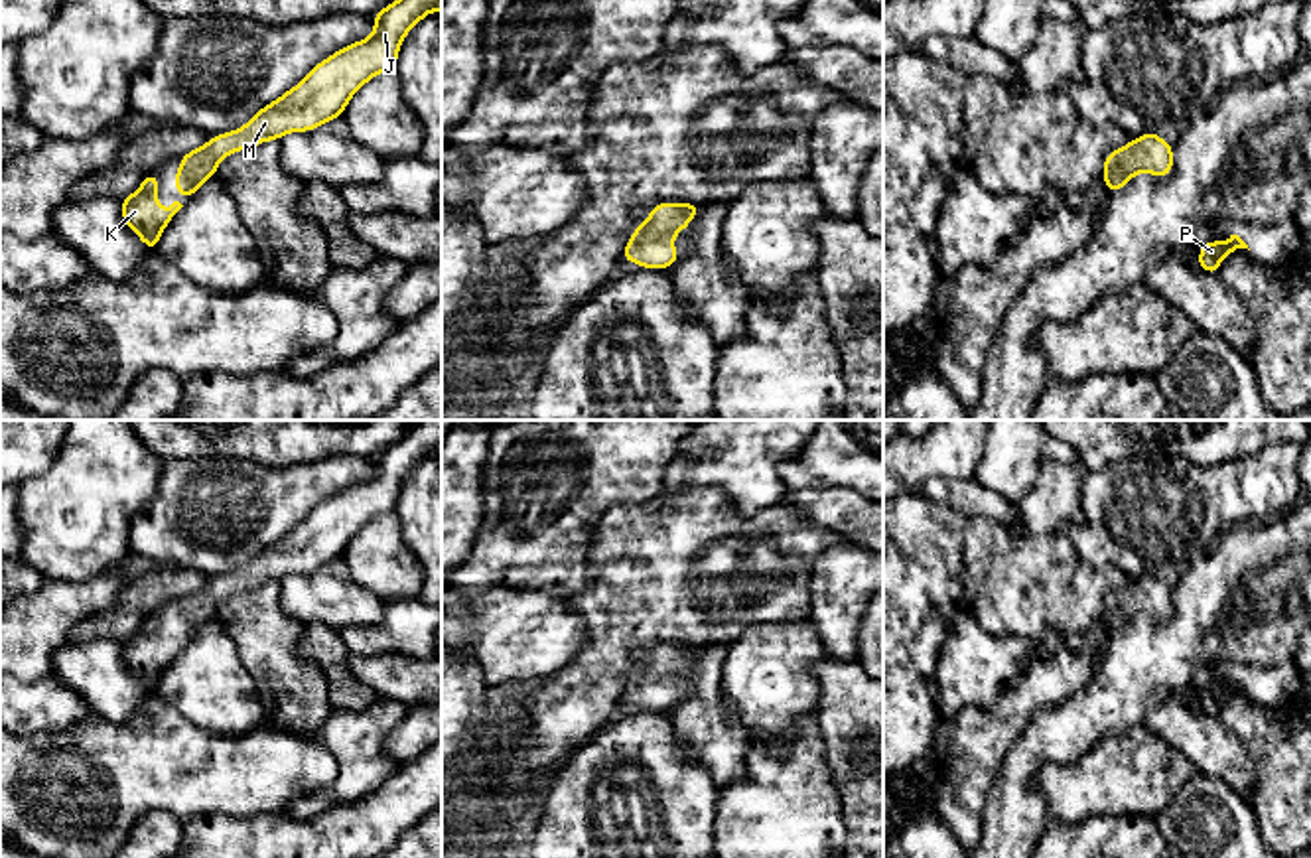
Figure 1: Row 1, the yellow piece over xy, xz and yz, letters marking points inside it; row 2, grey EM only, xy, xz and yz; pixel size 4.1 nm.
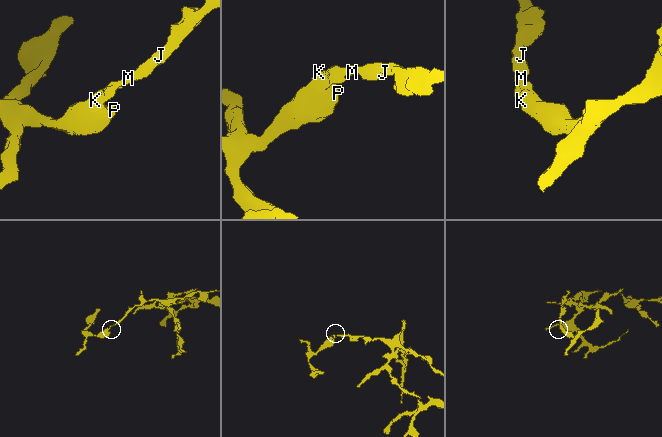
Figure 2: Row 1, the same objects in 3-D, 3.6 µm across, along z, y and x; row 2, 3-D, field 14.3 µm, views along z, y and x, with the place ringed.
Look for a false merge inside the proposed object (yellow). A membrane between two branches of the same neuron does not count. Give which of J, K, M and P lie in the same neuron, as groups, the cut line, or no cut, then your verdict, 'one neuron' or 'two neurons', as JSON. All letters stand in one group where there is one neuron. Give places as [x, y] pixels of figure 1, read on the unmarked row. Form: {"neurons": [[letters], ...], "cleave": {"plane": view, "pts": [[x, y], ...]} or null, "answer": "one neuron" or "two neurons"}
{"neurons": [["J", "K", "M", "P"]], "cleave": null, "answer": "one neuron"}

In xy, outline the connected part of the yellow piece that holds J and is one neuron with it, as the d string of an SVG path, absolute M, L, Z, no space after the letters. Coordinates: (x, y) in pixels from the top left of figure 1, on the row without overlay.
M418 420L400 442L375 460L373 475L319 503L294 531L260 550L242 570L217 576L197 592L181 596L173 631L191 641L233 594L308 574L339 560L351 538L375 517L394 511L406 475L430 454L442 454L442 420Z

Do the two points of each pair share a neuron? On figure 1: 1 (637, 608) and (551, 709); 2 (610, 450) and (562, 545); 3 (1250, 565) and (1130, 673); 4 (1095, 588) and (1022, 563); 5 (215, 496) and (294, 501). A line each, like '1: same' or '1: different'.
1: same
2: same
3: same
4: same
5: same

